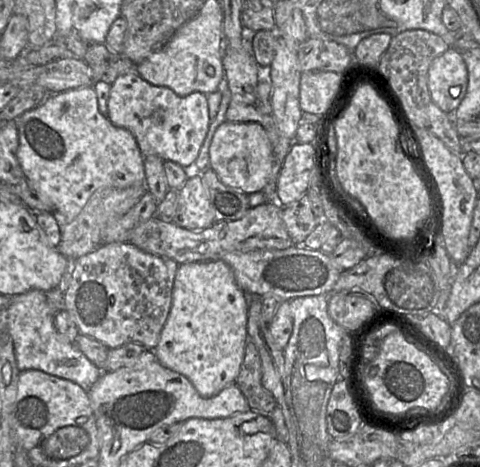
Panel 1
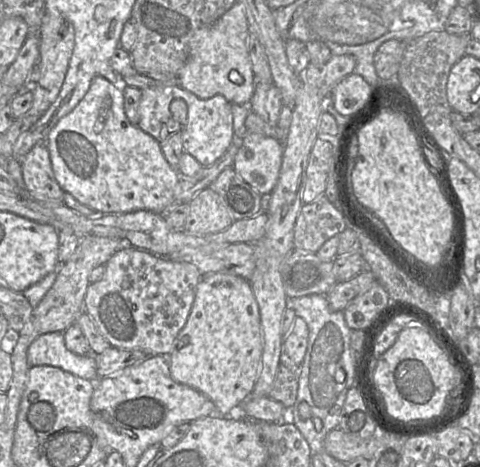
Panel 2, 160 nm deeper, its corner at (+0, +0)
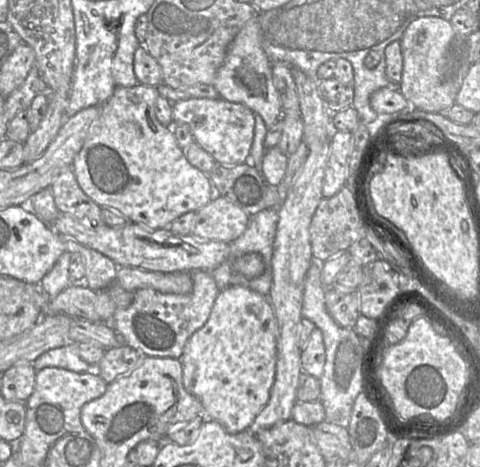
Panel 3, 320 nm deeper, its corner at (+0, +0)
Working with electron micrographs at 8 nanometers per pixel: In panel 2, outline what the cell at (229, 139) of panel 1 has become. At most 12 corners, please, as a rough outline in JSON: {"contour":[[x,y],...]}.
{"contour":[[246,133],[232,168],[262,195],[277,184],[283,146]]}

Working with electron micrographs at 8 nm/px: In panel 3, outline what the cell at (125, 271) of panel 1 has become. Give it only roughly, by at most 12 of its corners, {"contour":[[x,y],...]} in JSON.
{"contour":[[191,271],[189,294],[135,291],[110,325],[143,356],[180,359],[219,288]]}

